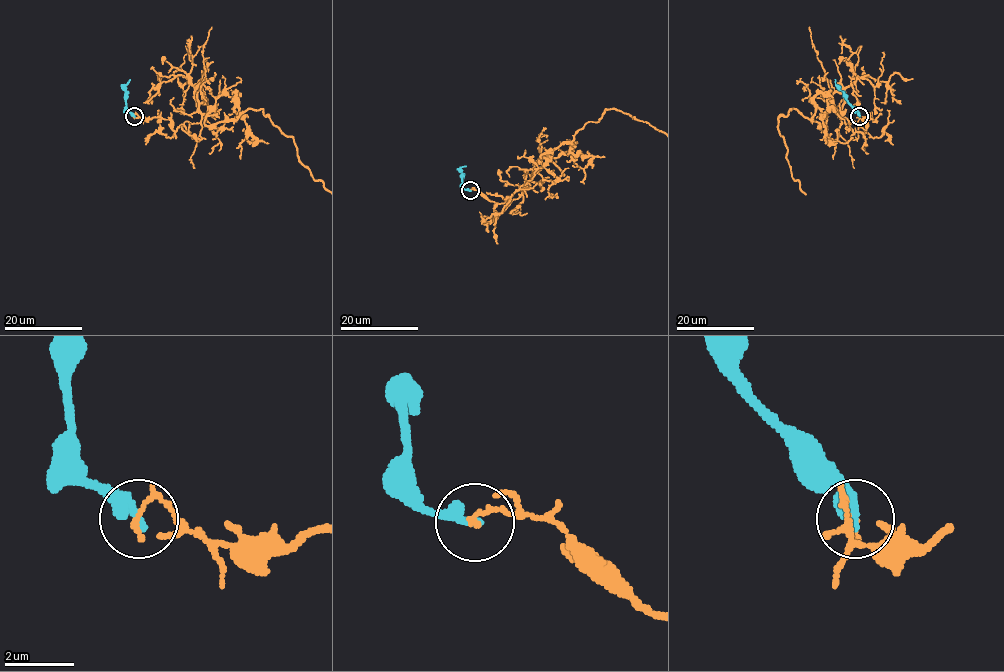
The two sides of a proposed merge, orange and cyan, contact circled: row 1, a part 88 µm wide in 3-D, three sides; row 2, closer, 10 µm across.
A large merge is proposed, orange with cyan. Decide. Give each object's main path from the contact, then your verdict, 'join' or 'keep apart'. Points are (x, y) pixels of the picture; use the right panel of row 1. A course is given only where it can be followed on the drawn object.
cyan via (859, 115), (835, 79) | keep apart

